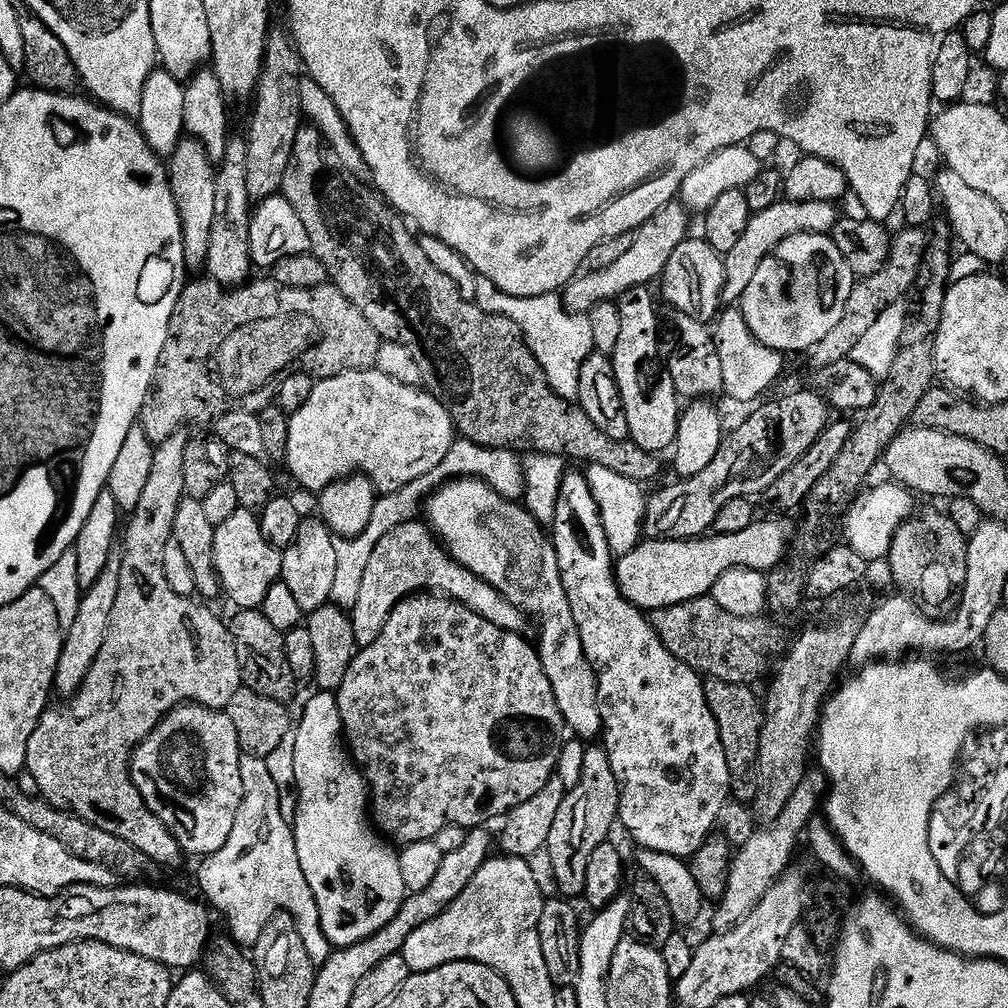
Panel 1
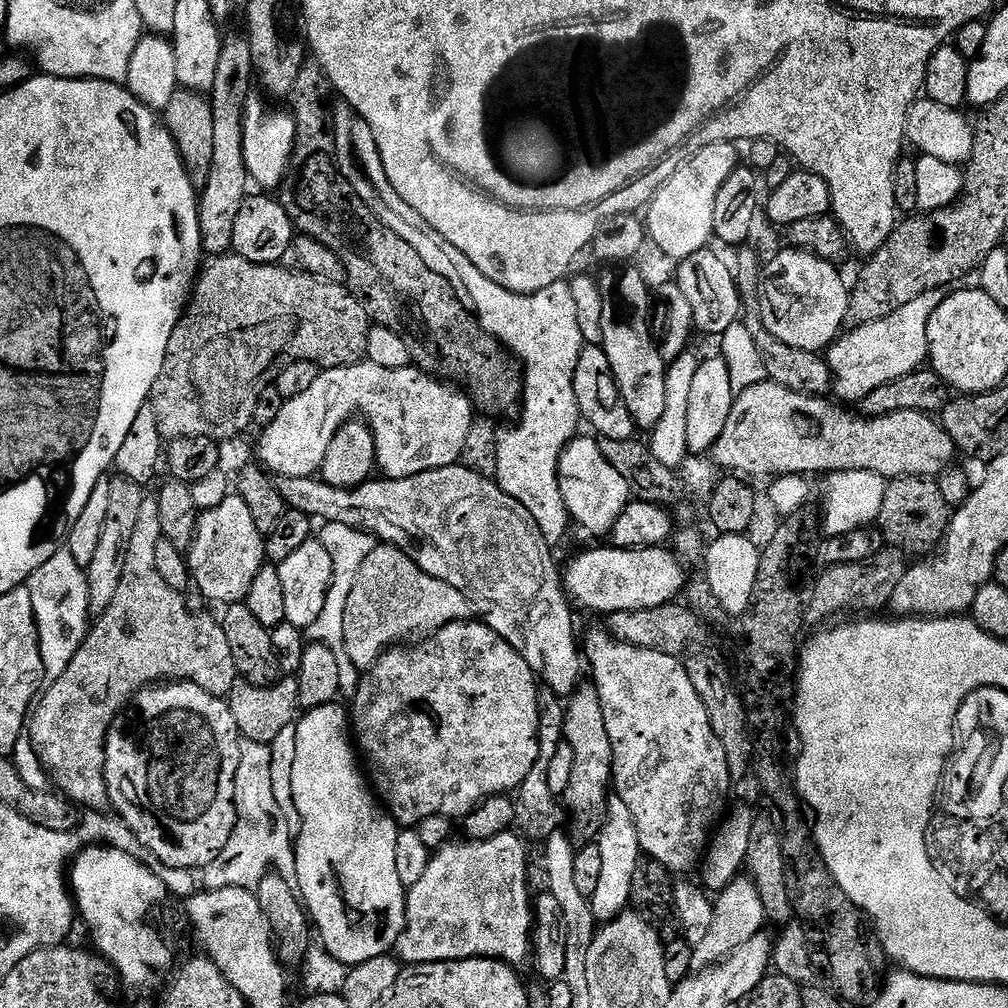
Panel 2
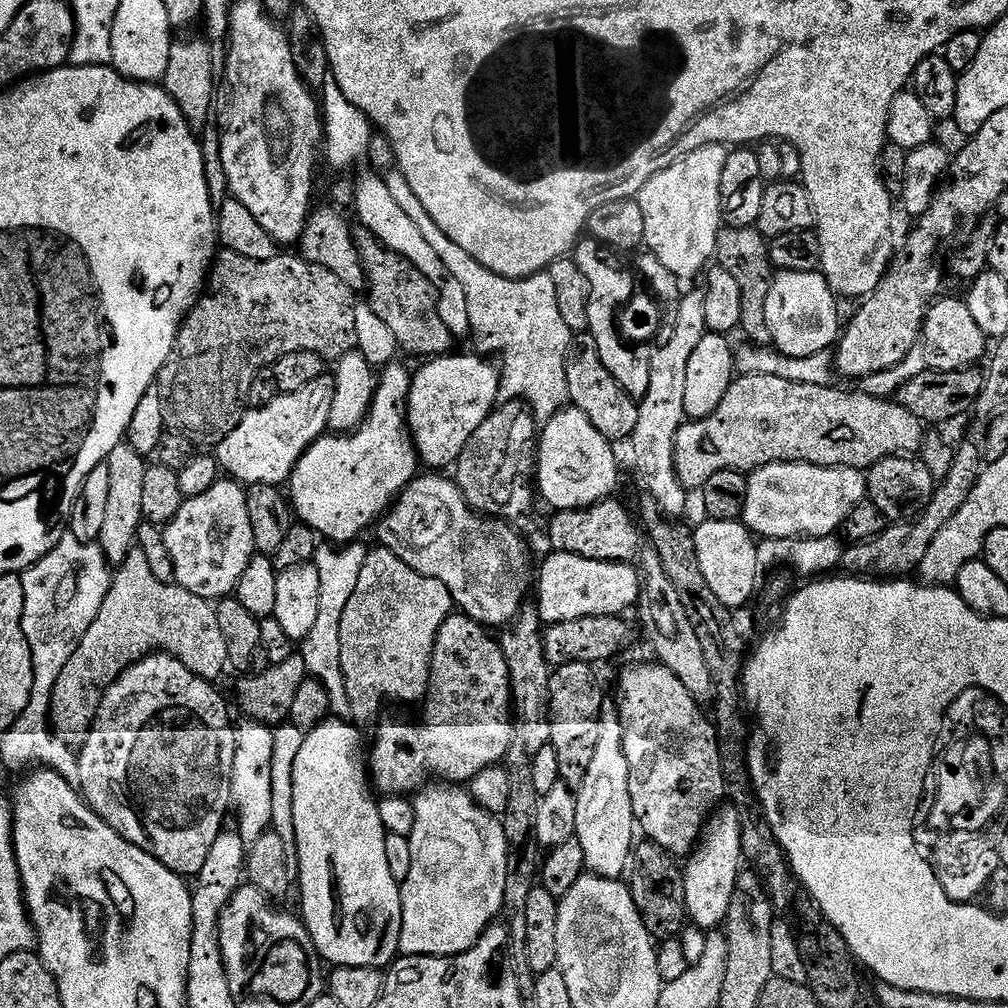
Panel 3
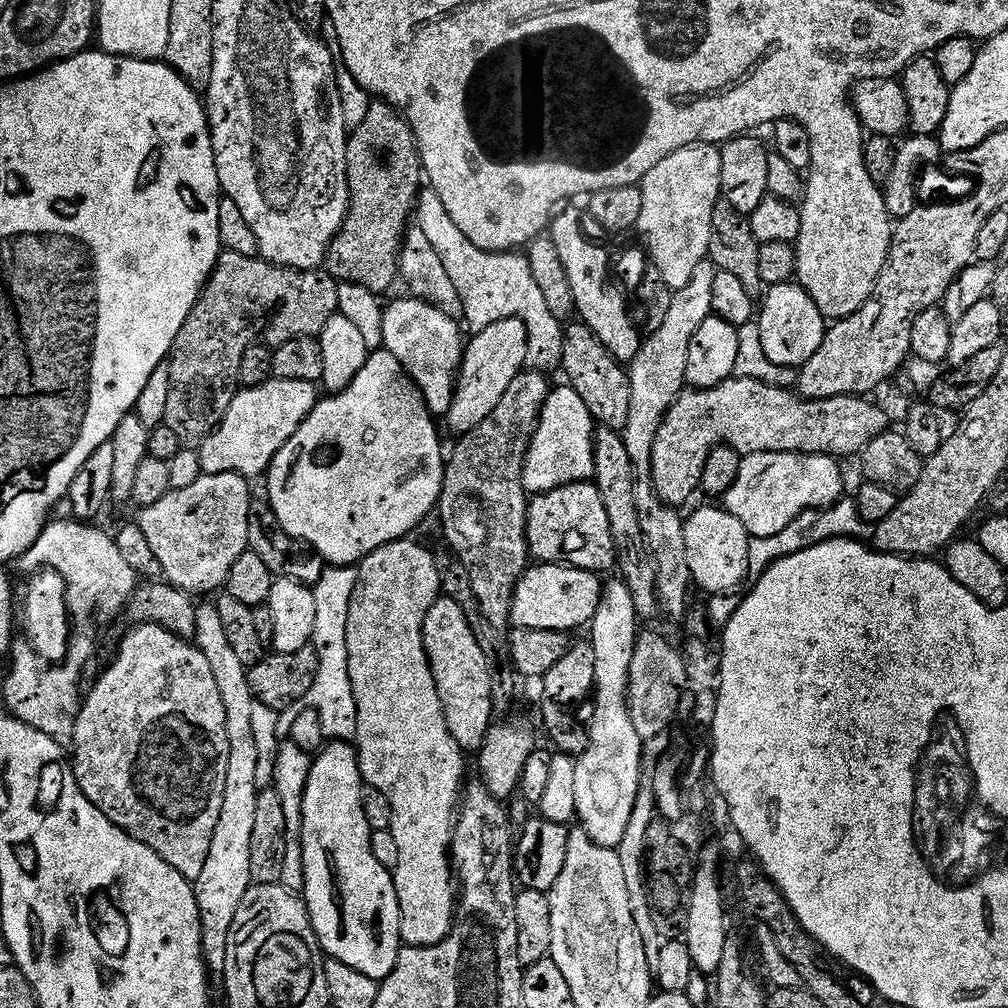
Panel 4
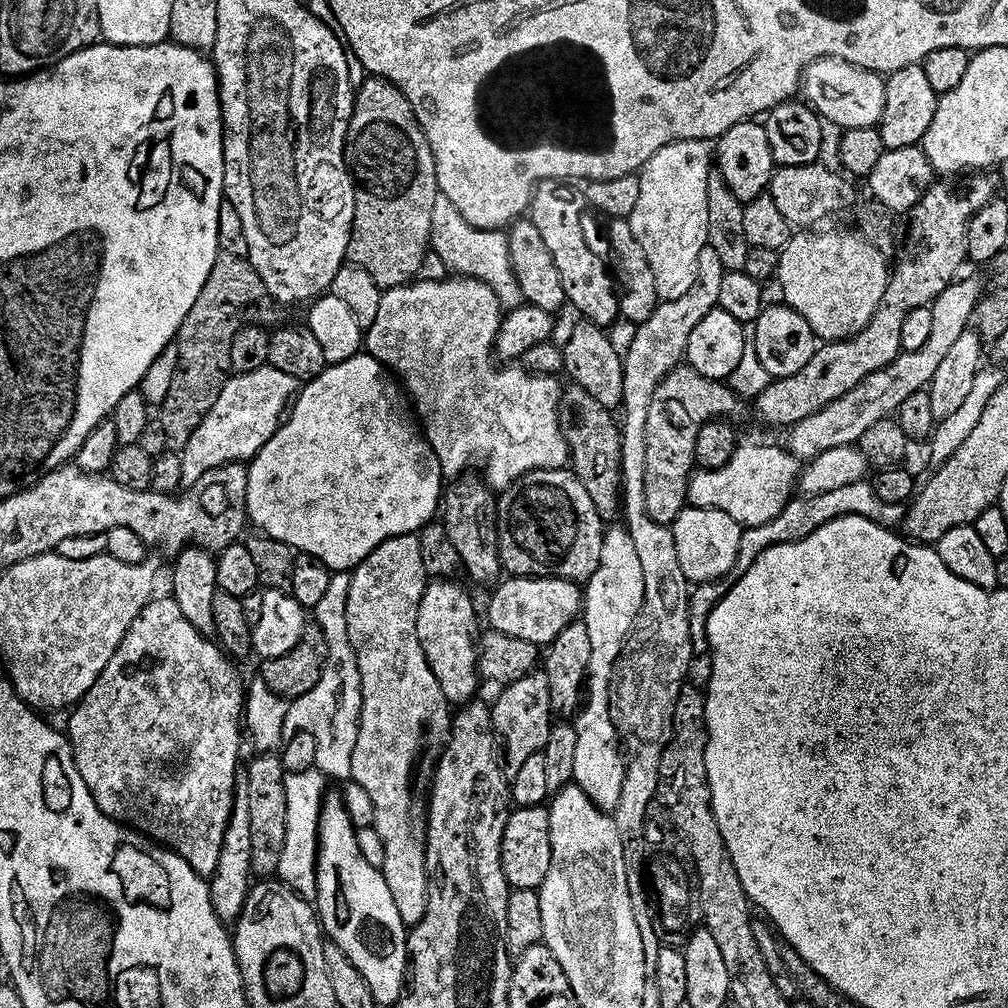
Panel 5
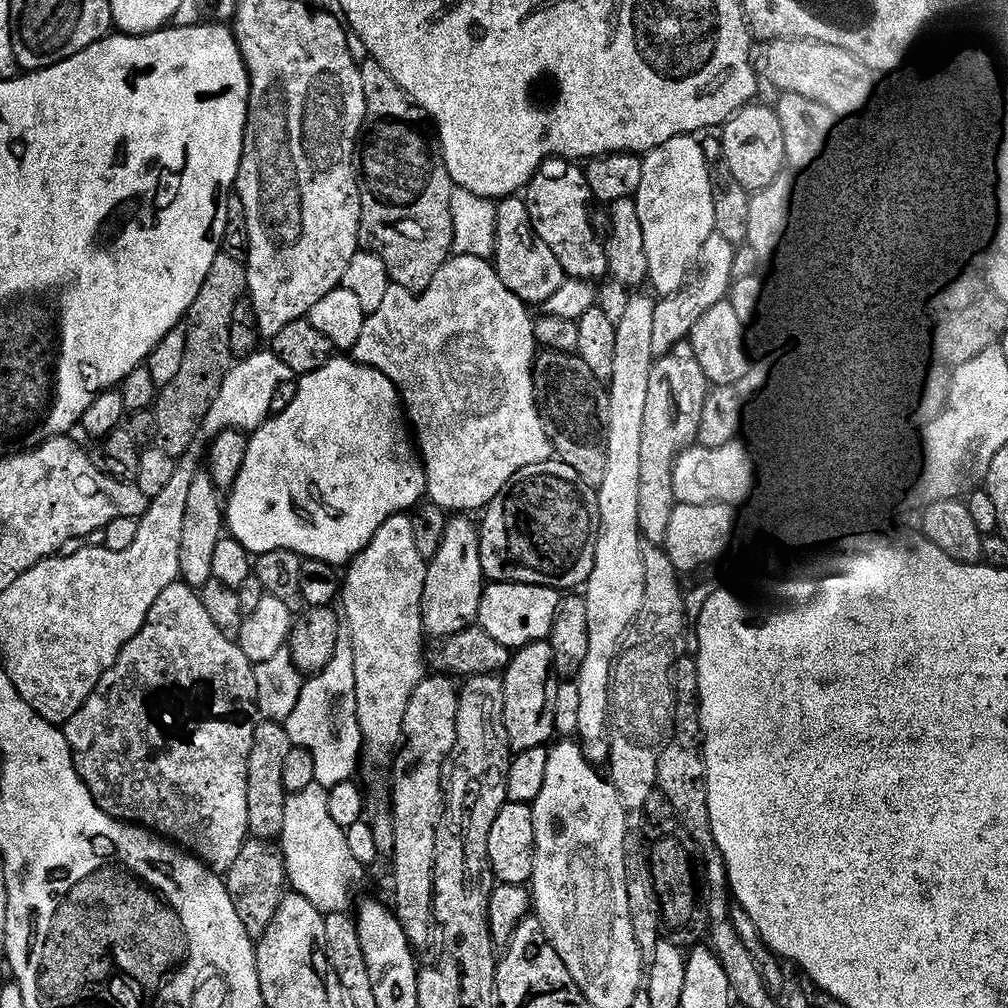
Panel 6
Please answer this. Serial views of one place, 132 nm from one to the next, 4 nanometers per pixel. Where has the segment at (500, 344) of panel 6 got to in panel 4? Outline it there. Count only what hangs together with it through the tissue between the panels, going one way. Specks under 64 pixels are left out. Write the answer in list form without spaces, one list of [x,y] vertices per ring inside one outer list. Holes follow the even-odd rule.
[[[407,299],[396,300],[392,305],[389,303],[384,309],[383,351],[394,354],[394,358],[402,362],[409,378],[418,385],[420,393],[424,395],[426,406],[437,417],[444,418],[448,415],[452,395],[456,392],[456,377],[460,373],[460,363],[464,360],[466,336],[461,325],[440,308],[424,300]],[[567,386],[553,387],[548,393],[544,408],[540,411],[540,421],[532,444],[528,447],[528,461],[524,464],[524,489],[530,494],[549,492],[567,484],[583,484],[591,481],[596,475],[594,470],[594,442],[598,425],[593,420],[586,402],[578,398],[574,389]]]

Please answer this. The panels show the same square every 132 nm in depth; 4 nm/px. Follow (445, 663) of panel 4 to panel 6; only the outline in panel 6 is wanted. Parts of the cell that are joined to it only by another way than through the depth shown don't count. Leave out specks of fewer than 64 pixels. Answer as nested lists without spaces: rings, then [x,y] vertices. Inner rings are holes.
[[[453,515],[442,534],[438,554],[434,554],[434,558],[427,561],[422,618],[424,631],[429,637],[453,636],[463,628],[477,623],[486,581],[480,561],[480,530],[475,523],[471,524],[468,520],[471,519],[467,515]]]

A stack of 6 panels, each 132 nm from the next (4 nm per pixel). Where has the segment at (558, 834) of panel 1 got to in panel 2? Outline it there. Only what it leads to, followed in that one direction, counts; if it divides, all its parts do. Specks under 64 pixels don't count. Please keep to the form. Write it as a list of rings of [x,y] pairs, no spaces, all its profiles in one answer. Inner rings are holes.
[[[581,683],[567,701],[563,739],[570,746],[570,750],[574,750],[574,774],[570,774],[570,786],[566,793],[569,816],[566,828],[573,841],[588,842],[597,835],[598,826],[606,819],[612,784],[610,734],[606,734],[606,718],[602,718],[600,695],[595,684]]]

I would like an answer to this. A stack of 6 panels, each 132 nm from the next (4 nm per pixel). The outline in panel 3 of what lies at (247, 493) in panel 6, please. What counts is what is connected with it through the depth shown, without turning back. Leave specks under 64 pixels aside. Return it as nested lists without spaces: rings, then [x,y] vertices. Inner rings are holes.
[[[400,362],[383,365],[372,399],[372,409],[366,419],[347,434],[319,436],[294,466],[290,481],[293,513],[299,523],[310,526],[325,541],[339,545],[359,541],[363,537],[360,535],[379,521],[392,507],[392,501],[402,494],[402,490],[406,490],[409,482],[415,480],[421,471],[422,461],[416,454],[416,445],[408,431],[408,387],[412,385],[412,377],[413,373],[407,372]]]

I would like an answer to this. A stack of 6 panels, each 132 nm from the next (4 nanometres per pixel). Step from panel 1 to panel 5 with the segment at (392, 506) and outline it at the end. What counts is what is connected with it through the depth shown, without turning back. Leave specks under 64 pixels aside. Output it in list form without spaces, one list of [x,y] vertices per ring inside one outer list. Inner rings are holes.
[[[337,572],[333,575],[322,602],[314,609],[314,623],[326,634],[328,657],[322,670],[322,678],[310,694],[291,701],[286,714],[285,737],[297,736],[300,732],[310,734],[318,744],[316,769],[329,781],[352,780],[354,746],[358,746],[358,730],[362,714],[362,674],[358,670],[358,658],[350,642],[350,626],[346,626],[346,602],[350,598],[352,572]]]

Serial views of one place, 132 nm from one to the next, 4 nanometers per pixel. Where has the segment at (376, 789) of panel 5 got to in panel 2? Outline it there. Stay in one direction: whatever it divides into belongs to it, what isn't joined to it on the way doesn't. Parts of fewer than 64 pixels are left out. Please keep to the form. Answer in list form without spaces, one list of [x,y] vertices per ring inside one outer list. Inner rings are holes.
[[[380,542],[370,558],[362,562],[354,590],[350,590],[350,598],[346,598],[344,649],[358,670],[367,670],[378,662],[385,650],[411,641],[408,640],[411,636],[427,638],[442,630],[442,626],[456,620],[469,621],[473,616],[472,603],[462,590],[454,590],[454,586],[426,574],[407,552]],[[509,830],[498,834],[494,838],[486,838],[485,840],[469,840],[464,838],[461,839],[461,844],[447,842],[431,853],[426,874],[422,874],[422,882],[414,882],[414,886],[407,889],[406,892],[408,898],[408,905],[406,906],[406,926],[404,927],[403,934],[398,938],[394,949],[395,955],[399,957],[405,965],[437,964],[443,960],[474,960],[483,958],[486,960],[502,960],[506,964],[520,966],[520,963],[522,963],[527,956],[529,959],[534,904],[530,896],[528,900],[528,856],[524,853],[525,841],[521,839],[519,835],[516,837],[514,833],[516,832]]]

